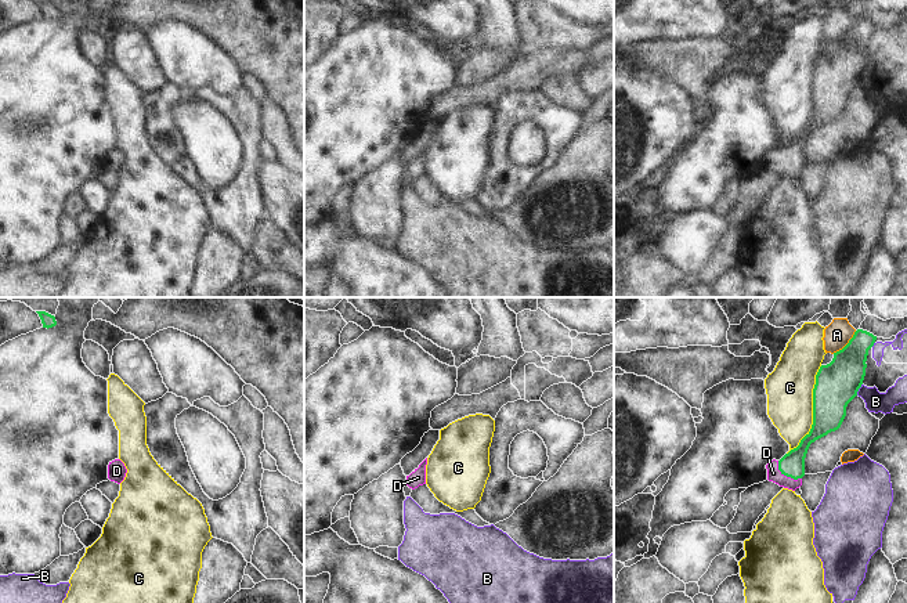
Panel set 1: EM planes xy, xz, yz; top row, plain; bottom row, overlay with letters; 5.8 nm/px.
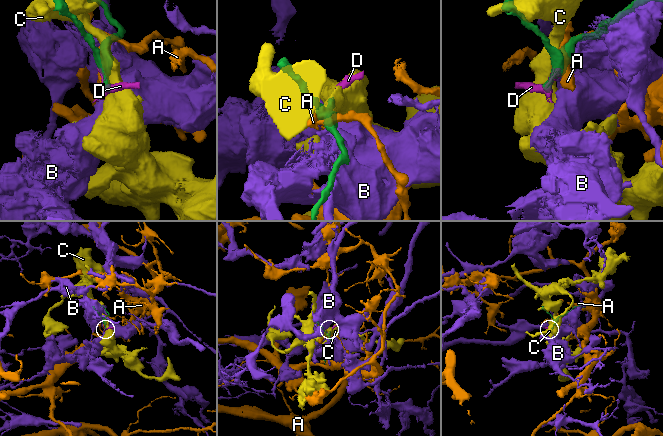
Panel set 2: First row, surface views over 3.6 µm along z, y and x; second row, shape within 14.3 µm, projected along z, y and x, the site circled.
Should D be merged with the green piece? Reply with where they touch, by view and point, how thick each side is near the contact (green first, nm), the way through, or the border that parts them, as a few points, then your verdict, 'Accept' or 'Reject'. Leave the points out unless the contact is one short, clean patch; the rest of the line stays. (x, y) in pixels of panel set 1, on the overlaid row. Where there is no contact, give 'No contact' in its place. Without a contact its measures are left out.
Touches green at yz (786, 475). Thickness 140 nm (green) against 80 nm. Accept.

